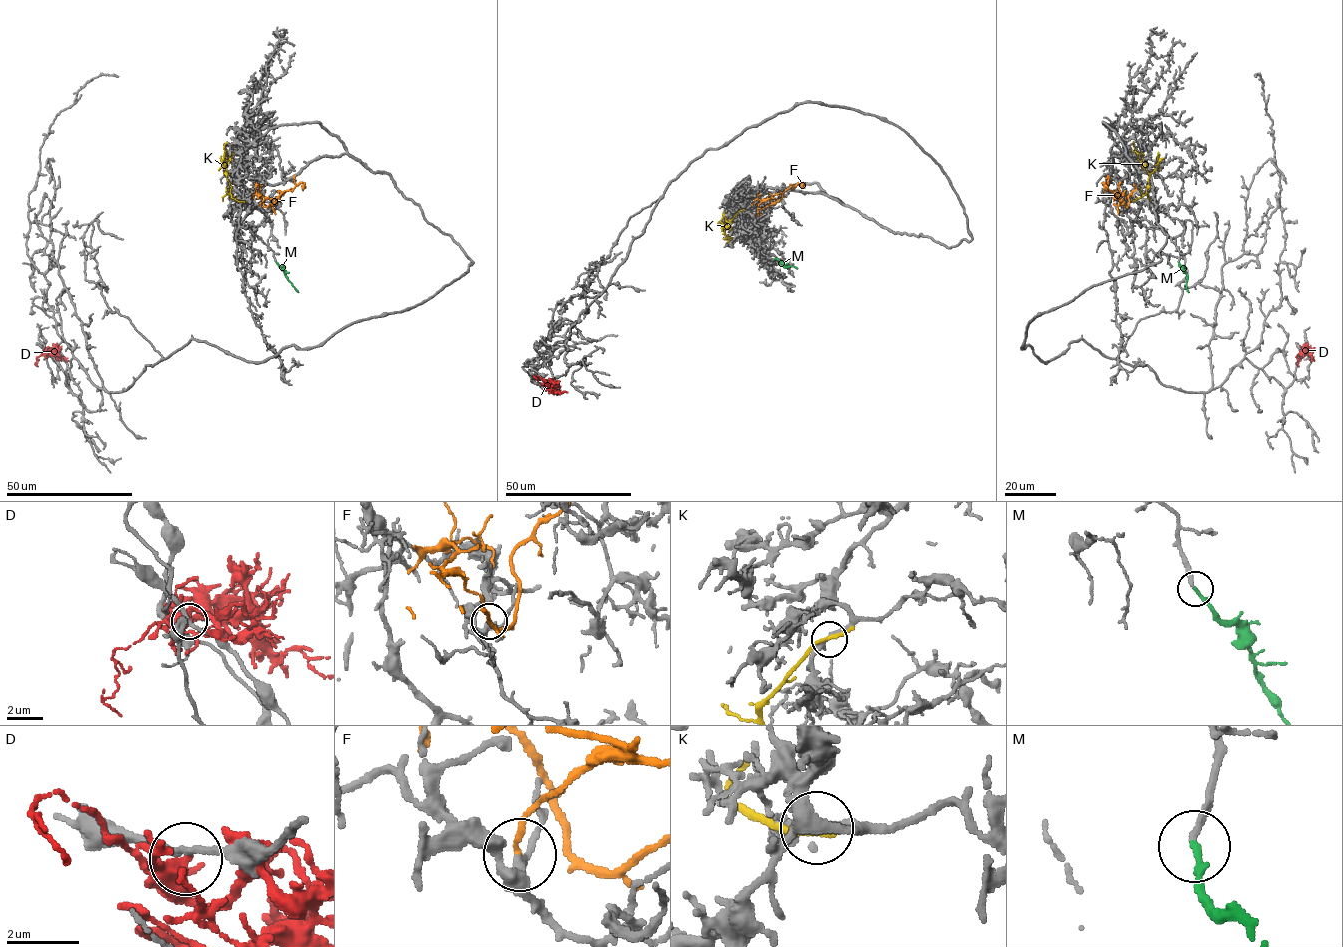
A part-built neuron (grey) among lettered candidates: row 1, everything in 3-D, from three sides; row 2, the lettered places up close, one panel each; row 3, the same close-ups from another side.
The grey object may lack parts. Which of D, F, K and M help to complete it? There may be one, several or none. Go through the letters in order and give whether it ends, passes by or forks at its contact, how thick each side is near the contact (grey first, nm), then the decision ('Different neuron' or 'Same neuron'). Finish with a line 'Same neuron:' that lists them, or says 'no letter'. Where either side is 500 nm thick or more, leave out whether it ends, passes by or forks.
D: It forks there. Thickness 180 nm (grey) against 340 nm. Different neuron
F: It ends there. Thickness 280 nm (grey) against 120 nm. Different neuron
K: It passes by. Thickness 220 nm (grey) against 190 nm. Different neuron
M: It ends there. Thickness 190 nm (grey) against 200 nm. Same neuron
Same neuron: M

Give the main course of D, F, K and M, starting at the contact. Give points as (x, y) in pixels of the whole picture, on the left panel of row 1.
D: (47, 353), (54, 355), (56, 353), (50, 351), (54, 350), (60, 357), (68, 361)
F: (260, 205), (265, 199), (283, 194), (265, 206), (259, 195), (263, 185)
K: (241, 201), (232, 197), (227, 171), (222, 164), (226, 141)
M: (276, 262), (298, 292)

